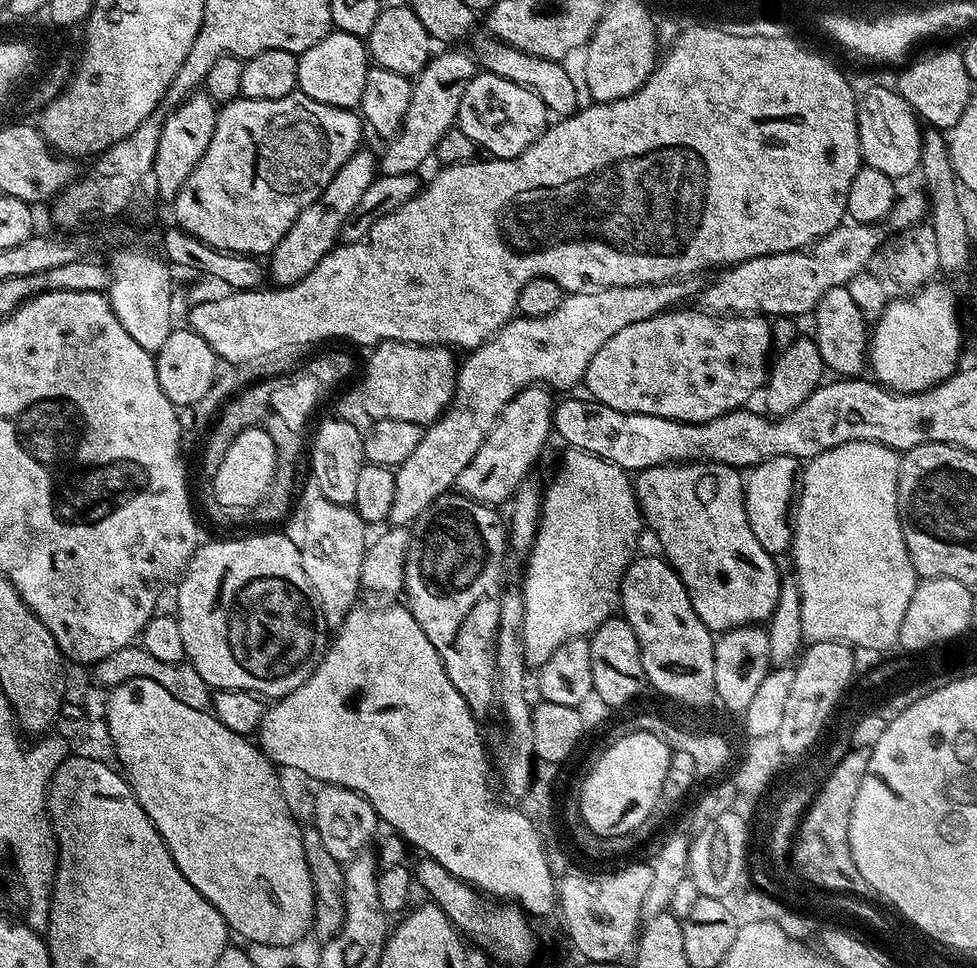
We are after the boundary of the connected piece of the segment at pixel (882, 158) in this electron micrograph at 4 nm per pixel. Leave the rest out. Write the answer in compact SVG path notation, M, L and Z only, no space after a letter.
M868 88L856 101L858 142L860 158L867 167L881 172L885 178L908 176L920 166L921 121L912 107L901 98L899 91L892 88Z

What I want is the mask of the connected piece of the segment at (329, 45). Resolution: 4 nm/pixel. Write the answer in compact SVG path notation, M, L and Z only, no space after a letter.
M331 31L322 42L314 42L310 50L299 53L298 82L296 87L303 96L314 98L314 102L322 102L326 106L335 108L355 109L362 98L362 90L366 89L367 74L370 67L370 57L367 43L361 37L345 32Z

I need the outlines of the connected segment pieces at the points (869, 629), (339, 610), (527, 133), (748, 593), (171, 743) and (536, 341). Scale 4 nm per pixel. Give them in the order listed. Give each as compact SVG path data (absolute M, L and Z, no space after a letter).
M846 442L842 446L834 446L813 460L807 461L802 472L802 487L798 503L794 509L794 535L790 556L796 559L794 578L800 583L802 590L802 630L805 641L817 644L818 642L842 642L851 644L853 649L870 647L887 653L890 648L896 648L902 630L902 620L906 618L906 606L910 606L910 598L914 598L914 590L918 577L910 554L906 550L906 542L900 525L900 511L896 505L896 491L898 490L898 470L900 469L901 453L895 448L888 448L884 444L874 442Z
M316 498L304 512L304 540L300 544L302 570L306 570L310 586L314 586L314 594L329 629L340 628L346 614L357 607L356 595L361 595L362 592L362 562L370 543L370 535L368 536L366 529L365 520L354 507L346 504Z
M480 70L466 86L462 102L458 102L456 124L466 138L475 142L477 149L484 151L485 148L489 157L515 160L549 127L550 113L542 98L526 86Z
M711 462L661 464L658 468L647 468L634 480L635 501L643 523L656 531L659 551L678 578L682 578L694 614L702 618L713 634L744 628L748 624L763 625L774 614L774 606L778 606L782 573L776 569L777 561L762 550L758 538L754 538L750 522L746 522L744 482L745 477L737 469Z
M141 676L130 678L107 693L106 723L112 739L115 763L138 798L142 810L146 810L150 822L154 822L186 882L190 882L190 886L194 886L194 890L198 890L202 898L212 903L214 910L218 910L218 914L222 914L222 918L228 923L229 929L235 935L237 932L244 940L253 940L254 943L265 944L268 948L284 948L287 944L298 943L304 935L309 935L314 918L314 886L310 878L310 866L306 866L304 834L301 825L296 825L296 820L288 809L288 800L280 789L279 778L276 777L277 769L259 747L249 737L234 734L234 730L226 730L226 726L222 726L222 722L218 722L211 711L186 706L186 702L178 702L178 698L174 698L174 694L166 690L166 686L158 686L158 682Z
M691 276L658 284L596 288L565 295L562 306L558 306L554 314L546 314L546 318L517 315L509 320L482 346L471 349L465 355L468 357L459 365L456 373L456 389L448 409L433 424L427 425L422 442L418 442L414 454L410 454L410 458L406 458L406 462L402 462L400 467L395 469L396 485L394 486L393 505L390 506L386 519L387 523L392 526L410 526L416 521L418 514L422 514L422 510L430 506L430 502L434 502L439 496L449 491L462 474L462 470L470 466L474 454L478 454L478 446L486 442L502 410L506 410L506 406L523 388L547 386L559 393L558 391L564 392L567 388L574 387L575 384L579 385L583 381L594 354L598 354L598 350L602 350L602 346L606 346L606 342L610 342L614 334L618 334L619 330L624 330L626 326L633 325L634 322L645 321L646 318L657 316L660 312L669 311L681 305L678 303L690 296L695 297L701 287L701 279Z

